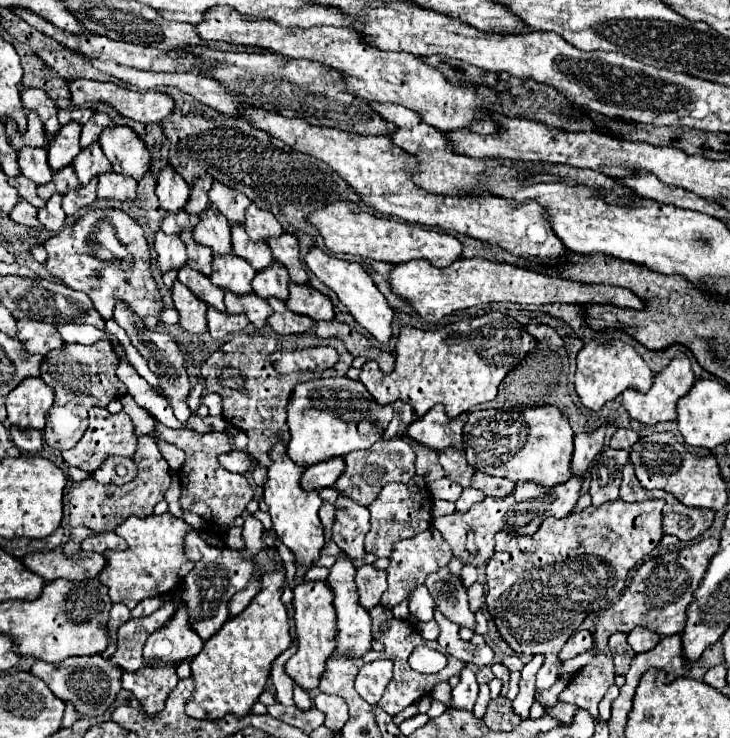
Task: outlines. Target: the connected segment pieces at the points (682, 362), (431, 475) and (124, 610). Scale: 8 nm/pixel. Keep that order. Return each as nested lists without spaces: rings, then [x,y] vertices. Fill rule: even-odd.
[[[677,352],[675,358],[669,362],[669,366],[665,370],[661,370],[655,378],[653,378],[653,386],[641,394],[633,388],[627,388],[623,394],[621,394],[621,404],[627,408],[629,416],[643,422],[643,424],[657,424],[657,422],[663,422],[663,420],[675,420],[677,418],[677,412],[675,412],[675,404],[677,400],[687,394],[687,390],[693,386],[695,382],[695,376],[693,376],[693,370],[691,370],[691,362],[689,358],[683,354],[683,352]]]
[[[403,434],[401,438],[415,450],[415,454],[417,454],[417,460],[415,460],[417,474],[421,474],[421,476],[425,478],[425,484],[431,484],[431,482],[435,482],[435,480],[445,478],[445,470],[441,468],[435,450],[429,450],[427,446],[421,446],[419,442],[407,438],[407,434]]]
[[[113,604],[111,618],[109,618],[109,648],[103,652],[103,658],[109,658],[115,652],[117,646],[117,630],[121,624],[125,624],[131,618],[131,610],[125,604]]]

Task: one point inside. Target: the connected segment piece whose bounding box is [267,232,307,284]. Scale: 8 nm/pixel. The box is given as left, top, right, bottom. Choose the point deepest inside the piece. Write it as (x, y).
(285, 249)

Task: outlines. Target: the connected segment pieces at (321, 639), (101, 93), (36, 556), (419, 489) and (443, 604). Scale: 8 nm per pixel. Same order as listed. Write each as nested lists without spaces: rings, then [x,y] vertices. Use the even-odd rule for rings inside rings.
[[[309,580],[295,588],[295,632],[297,632],[297,652],[285,664],[285,672],[305,690],[313,690],[325,670],[325,660],[335,650],[335,610],[333,610],[333,590],[323,580]]]
[[[81,78],[81,80],[73,80],[71,86],[71,102],[73,106],[83,106],[83,102],[107,102],[111,104],[119,114],[127,116],[127,118],[133,118],[137,122],[161,122],[163,118],[167,118],[173,108],[175,108],[175,100],[169,96],[169,94],[163,94],[163,92],[155,92],[155,90],[147,90],[147,92],[135,92],[135,90],[129,90],[129,88],[123,88],[119,84],[113,84],[113,82],[97,82],[97,80],[87,80],[87,78]]]
[[[59,550],[51,552],[33,552],[23,558],[23,564],[39,574],[45,582],[65,578],[65,580],[87,580],[97,578],[105,566],[105,558],[101,554],[75,554],[69,556]]]
[[[415,474],[407,484],[389,482],[379,492],[377,500],[369,506],[371,510],[371,530],[365,536],[365,550],[375,556],[389,556],[393,552],[393,544],[399,540],[413,538],[415,534],[427,530],[431,526],[431,498],[423,484],[423,478]]]
[[[447,566],[429,574],[425,586],[431,592],[431,598],[437,610],[451,622],[475,630],[475,614],[469,610],[467,588],[463,586],[461,576],[455,576]]]

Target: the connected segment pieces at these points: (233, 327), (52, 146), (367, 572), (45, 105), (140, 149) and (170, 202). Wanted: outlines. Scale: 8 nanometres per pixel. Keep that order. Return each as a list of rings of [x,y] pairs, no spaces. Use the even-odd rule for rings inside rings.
[[[213,306],[207,308],[207,326],[209,332],[215,340],[221,340],[227,334],[241,332],[247,326],[247,316],[245,314],[229,314],[229,312],[219,312]]]
[[[69,122],[61,126],[61,130],[47,142],[45,148],[47,148],[51,170],[59,170],[73,162],[75,154],[79,154],[81,150],[79,134],[81,134],[81,126],[77,122]]]
[[[365,564],[357,570],[355,582],[359,586],[359,602],[369,610],[379,604],[381,594],[387,590],[387,570],[379,570],[373,564]]]
[[[25,88],[21,90],[21,102],[27,110],[35,110],[45,126],[47,132],[47,140],[59,130],[59,120],[57,120],[57,108],[53,104],[53,100],[47,96],[45,90],[41,88]]]
[[[109,126],[101,132],[99,144],[109,158],[115,172],[133,176],[139,180],[151,162],[151,154],[141,138],[129,126]]]
[[[167,164],[159,170],[155,194],[163,210],[181,210],[189,198],[189,184],[171,164]]]

